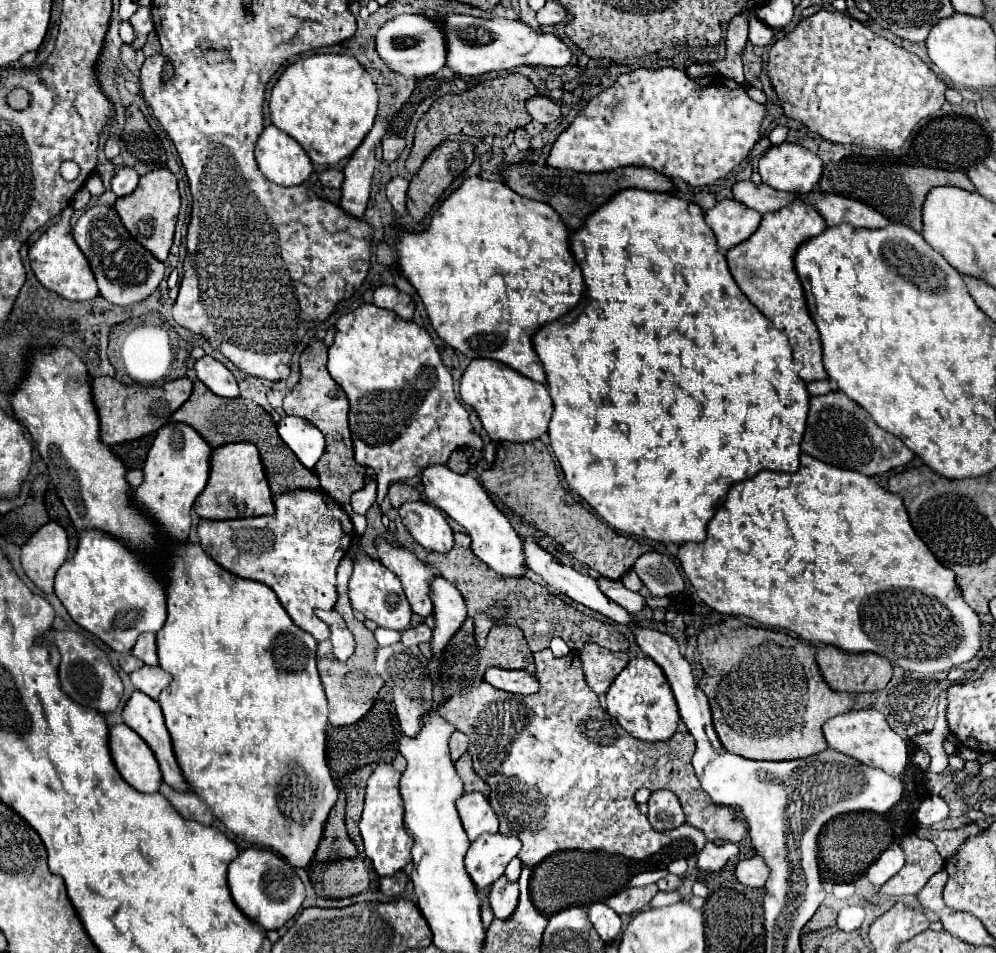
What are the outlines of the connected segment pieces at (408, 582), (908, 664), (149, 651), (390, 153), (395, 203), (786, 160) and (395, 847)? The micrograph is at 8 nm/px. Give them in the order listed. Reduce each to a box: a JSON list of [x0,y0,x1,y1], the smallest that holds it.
[[378,537,434,617],[678,453,980,673],[132,633,158,665],[382,135,406,163],[386,177,408,217],[758,143,822,193],[360,763,412,877]]

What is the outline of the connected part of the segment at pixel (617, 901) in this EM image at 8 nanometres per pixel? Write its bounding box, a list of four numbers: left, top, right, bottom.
[606,885,658,915]

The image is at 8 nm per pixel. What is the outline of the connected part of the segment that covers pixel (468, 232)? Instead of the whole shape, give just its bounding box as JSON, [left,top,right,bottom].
[396,177,584,383]

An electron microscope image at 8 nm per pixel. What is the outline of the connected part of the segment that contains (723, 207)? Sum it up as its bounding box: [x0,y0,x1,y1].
[706,199,760,251]

